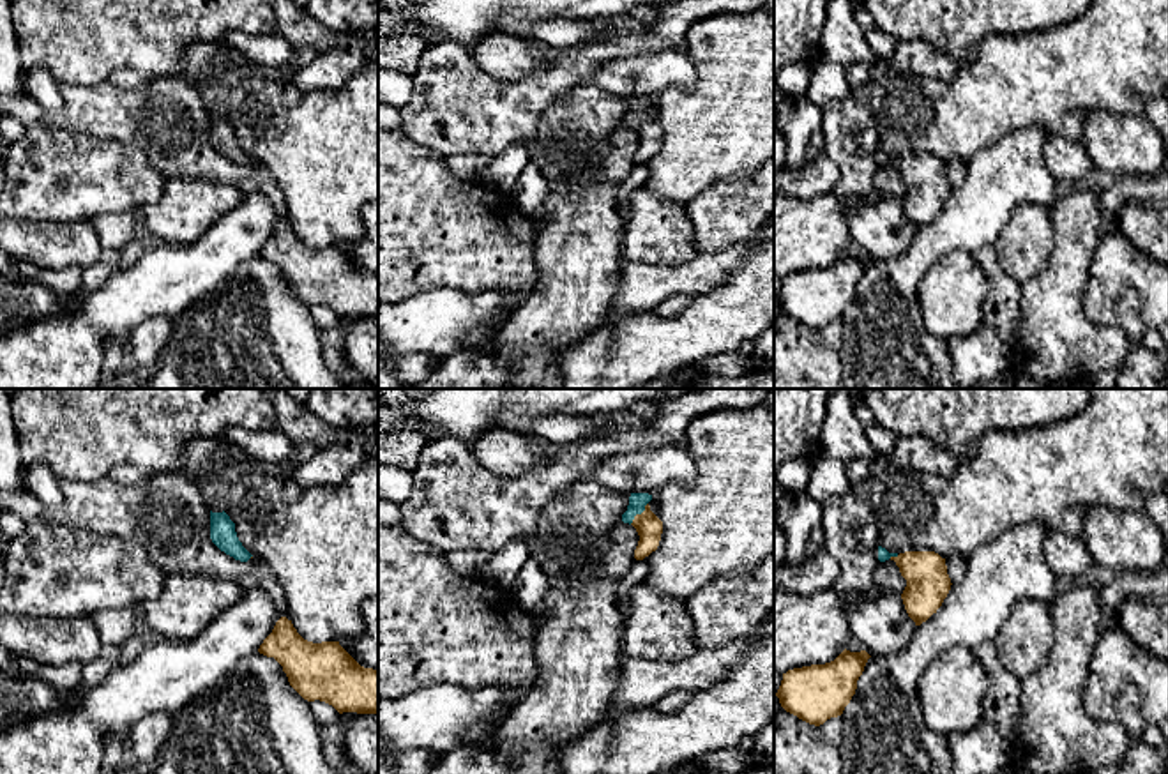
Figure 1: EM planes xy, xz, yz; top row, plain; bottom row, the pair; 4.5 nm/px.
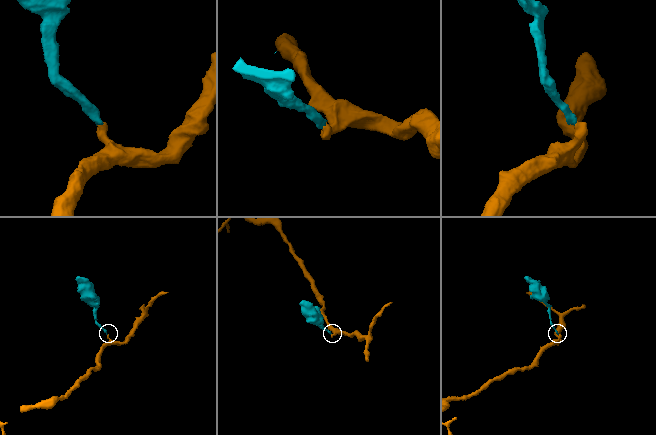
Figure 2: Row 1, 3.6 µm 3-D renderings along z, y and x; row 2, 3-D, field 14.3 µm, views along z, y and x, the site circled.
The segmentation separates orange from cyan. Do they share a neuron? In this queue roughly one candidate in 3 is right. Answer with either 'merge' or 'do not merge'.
merge

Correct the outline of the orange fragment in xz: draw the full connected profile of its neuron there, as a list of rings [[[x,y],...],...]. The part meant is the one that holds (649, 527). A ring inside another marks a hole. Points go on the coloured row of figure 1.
[[[631,493],[627,511],[622,514],[622,521],[633,525],[640,535],[634,550],[636,560],[656,551],[663,534],[663,521],[650,511],[650,500],[648,493]]]

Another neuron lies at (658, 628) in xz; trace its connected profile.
[[[647,583],[631,588],[622,656],[675,663],[691,657],[696,650],[693,620],[684,603],[659,594]]]

